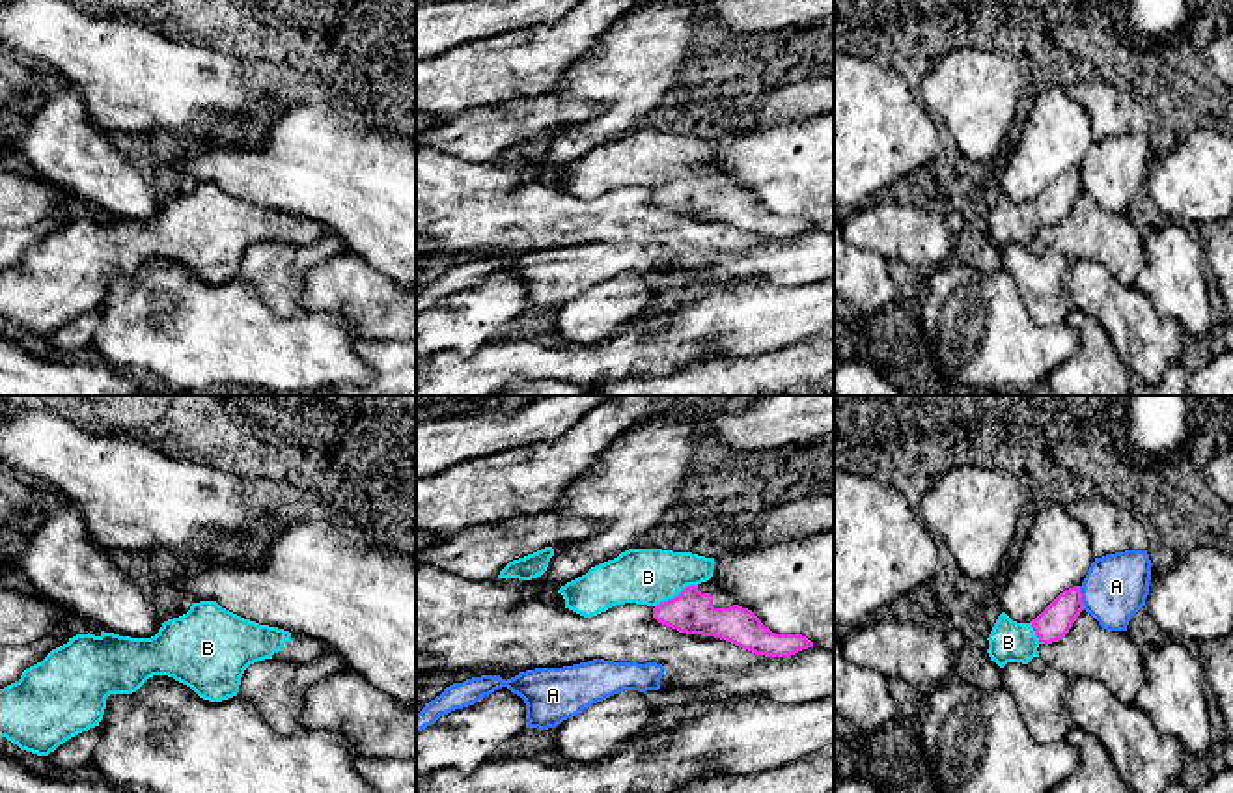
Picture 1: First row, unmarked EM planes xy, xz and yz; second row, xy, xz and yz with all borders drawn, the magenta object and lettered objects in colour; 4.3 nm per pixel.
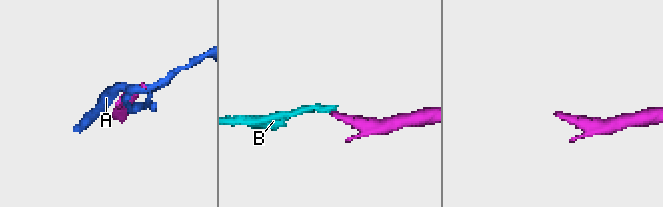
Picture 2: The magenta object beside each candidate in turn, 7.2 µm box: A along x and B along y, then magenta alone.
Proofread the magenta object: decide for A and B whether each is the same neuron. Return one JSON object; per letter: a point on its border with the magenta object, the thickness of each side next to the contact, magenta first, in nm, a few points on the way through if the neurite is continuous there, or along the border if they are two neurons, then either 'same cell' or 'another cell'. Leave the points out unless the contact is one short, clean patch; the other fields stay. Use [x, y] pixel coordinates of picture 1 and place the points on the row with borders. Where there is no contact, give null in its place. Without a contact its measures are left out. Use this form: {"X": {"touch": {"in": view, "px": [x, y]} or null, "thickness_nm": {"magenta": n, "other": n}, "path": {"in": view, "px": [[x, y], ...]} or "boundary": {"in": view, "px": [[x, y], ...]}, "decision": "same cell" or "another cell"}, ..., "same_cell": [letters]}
{"A": {"touch": {"in": "yz", "px": [1080, 598]}, "thickness_nm": {"magenta": 150, "other": 280}, "decision": "another cell"}, "B": {"touch": {"in": "xz", "px": [678, 596]}, "thickness_nm": {"magenta": 190, "other": 240}, "path": {"in": "xz", "px": [[692, 612], [678, 596], [661, 579], [648, 577]]}, "decision": "same cell"}, "same_cell": ["B"]}

